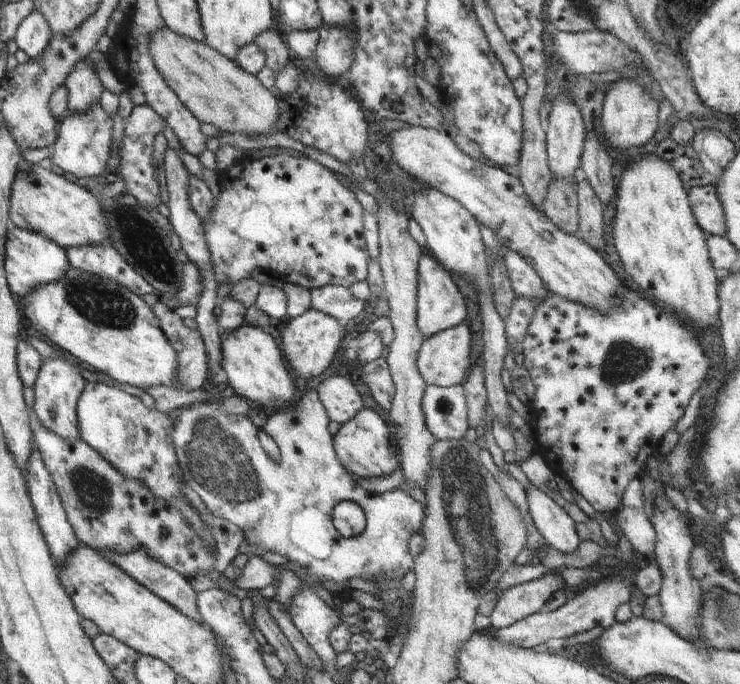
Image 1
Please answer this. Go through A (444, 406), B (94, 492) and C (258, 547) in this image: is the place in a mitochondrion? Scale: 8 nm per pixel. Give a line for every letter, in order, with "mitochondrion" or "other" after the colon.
A: mitochondrion
B: mitochondrion
C: other

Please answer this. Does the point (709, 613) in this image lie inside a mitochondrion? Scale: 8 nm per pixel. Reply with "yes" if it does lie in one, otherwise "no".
yes

